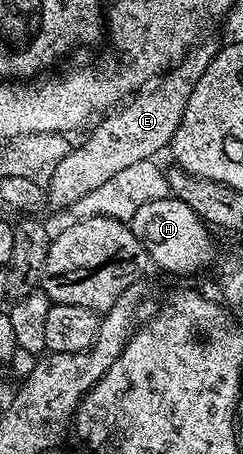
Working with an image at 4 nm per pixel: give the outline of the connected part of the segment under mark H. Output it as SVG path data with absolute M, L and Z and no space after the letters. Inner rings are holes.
M173 195L144 203L128 222L140 239L151 262L166 273L194 273L206 269L214 261L214 237L211 226L202 221L180 198Z

